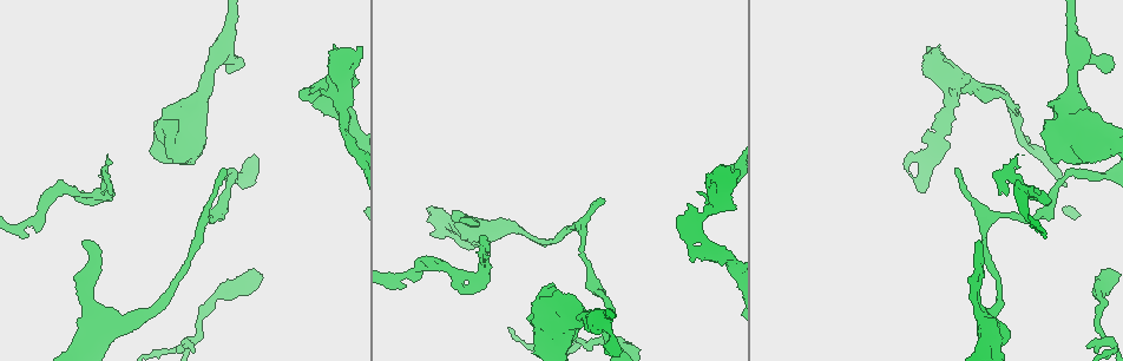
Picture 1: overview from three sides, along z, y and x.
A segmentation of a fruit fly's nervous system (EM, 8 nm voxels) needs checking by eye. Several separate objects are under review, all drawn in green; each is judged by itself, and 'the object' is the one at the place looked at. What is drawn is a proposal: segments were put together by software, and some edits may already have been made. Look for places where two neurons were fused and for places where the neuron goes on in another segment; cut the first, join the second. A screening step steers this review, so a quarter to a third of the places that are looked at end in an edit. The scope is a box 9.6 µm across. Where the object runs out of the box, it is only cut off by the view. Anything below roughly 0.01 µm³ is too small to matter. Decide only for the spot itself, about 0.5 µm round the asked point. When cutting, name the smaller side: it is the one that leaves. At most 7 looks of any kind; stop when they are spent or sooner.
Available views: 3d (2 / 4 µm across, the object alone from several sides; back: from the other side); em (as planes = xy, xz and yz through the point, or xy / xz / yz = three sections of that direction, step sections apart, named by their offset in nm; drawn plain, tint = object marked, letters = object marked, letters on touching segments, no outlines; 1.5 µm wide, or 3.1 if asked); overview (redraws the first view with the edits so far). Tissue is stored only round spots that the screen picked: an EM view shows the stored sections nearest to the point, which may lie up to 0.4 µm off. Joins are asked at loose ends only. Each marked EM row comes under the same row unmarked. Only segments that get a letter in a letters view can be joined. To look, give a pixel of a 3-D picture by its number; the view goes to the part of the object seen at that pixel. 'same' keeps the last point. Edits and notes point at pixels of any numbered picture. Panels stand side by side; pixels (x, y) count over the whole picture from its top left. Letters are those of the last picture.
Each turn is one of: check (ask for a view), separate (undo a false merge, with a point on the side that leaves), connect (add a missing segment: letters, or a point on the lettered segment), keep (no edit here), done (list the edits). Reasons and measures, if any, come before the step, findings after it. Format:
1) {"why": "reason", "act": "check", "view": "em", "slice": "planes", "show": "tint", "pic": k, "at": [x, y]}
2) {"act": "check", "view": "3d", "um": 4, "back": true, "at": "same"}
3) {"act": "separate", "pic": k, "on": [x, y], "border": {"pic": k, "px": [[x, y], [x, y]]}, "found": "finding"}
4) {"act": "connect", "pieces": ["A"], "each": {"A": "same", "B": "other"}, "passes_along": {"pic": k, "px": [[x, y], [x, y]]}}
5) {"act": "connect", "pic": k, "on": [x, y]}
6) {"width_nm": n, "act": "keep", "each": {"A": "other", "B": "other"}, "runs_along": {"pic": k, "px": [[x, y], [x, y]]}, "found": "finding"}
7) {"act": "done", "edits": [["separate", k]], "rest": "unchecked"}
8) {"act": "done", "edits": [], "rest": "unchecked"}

{"why": "an open end", "act": "check", "view": "em", "slice": "xy", "step": 4, "show": "tint", "pic": 1, "at": [455, 288]}

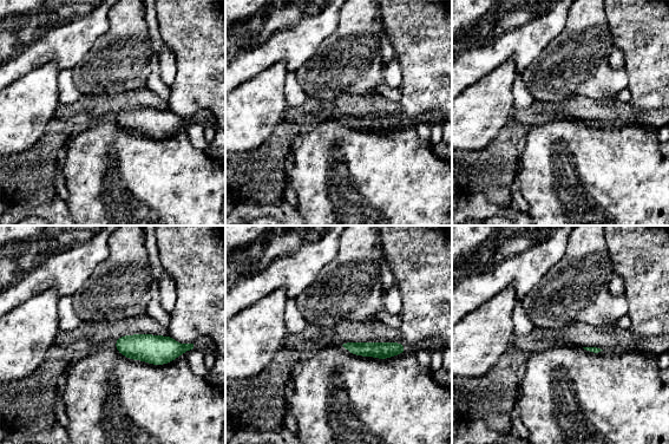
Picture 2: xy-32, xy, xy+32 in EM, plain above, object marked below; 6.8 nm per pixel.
{"act": "check", "view": "em", "slice": "planes", "show": "letters", "at": "same"}

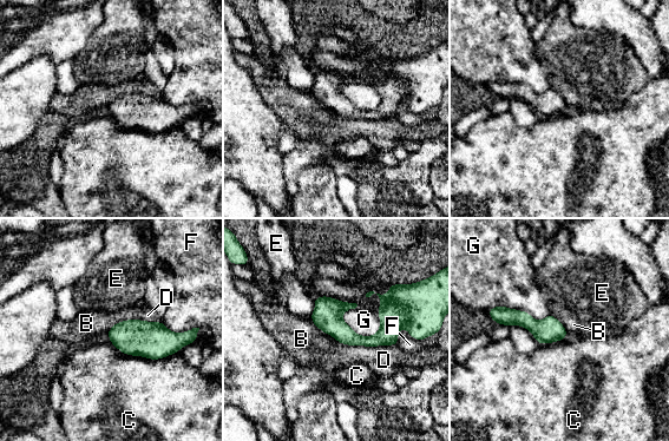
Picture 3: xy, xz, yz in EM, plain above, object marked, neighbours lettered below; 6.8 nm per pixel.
{"act": "keep", "each": {"B": "other", "C": "other", "D": "other", "E": "other", "F": "other", "G": "other"}, "border": {"pic": 3, "px": [[310, 321], [339, 342]]}, "found": "no lettered segment goes on from it"}

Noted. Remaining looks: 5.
{"why": "sharp bend", "act": "check", "view": "3d", "um": 2, "back": true, "pic": 1, "at": [236, 174]}

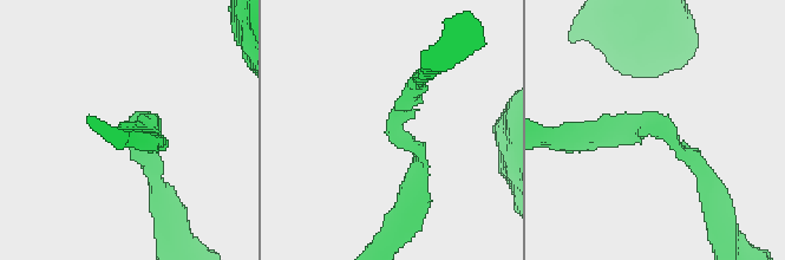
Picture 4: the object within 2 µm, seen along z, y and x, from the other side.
{"act": "check", "view": "em", "slice": "planes", "show": "letters", "pic": 4, "at": [396, 125]}

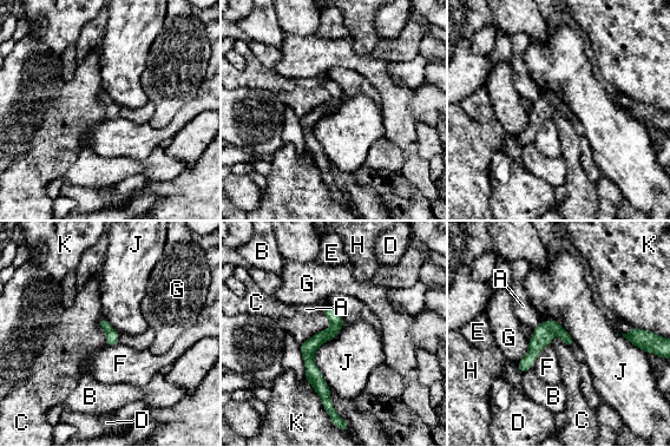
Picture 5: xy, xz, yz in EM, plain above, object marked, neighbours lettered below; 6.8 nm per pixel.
{"width_nm": 90, "longest_contact_nm": ["J", 480], "act": "keep", "each": {"A": "other", "B": "other", "C": "other", "D": "other", "E": "other", "F": "other", "G": "other", "H": "other", "J": "other", "K": "other"}, "found": "continuous, no second neuron"}

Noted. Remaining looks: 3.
{"why": "branch stops here", "act": "check", "view": "3d", "um": 2, "back": true, "pic": 1, "at": [1097, 351]}

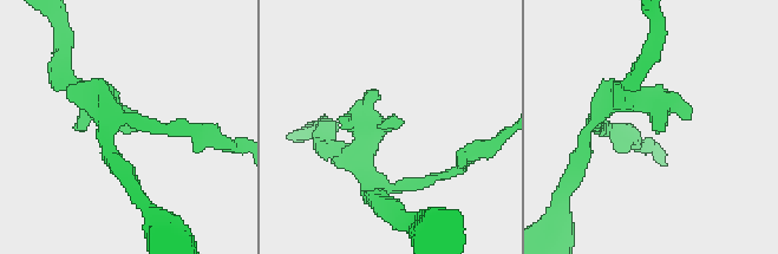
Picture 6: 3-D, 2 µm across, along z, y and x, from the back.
{"why": "shape alone is not enough", "act": "check", "view": "em", "slice": "planes", "show": "letters", "pic": 6, "at": [402, 118]}

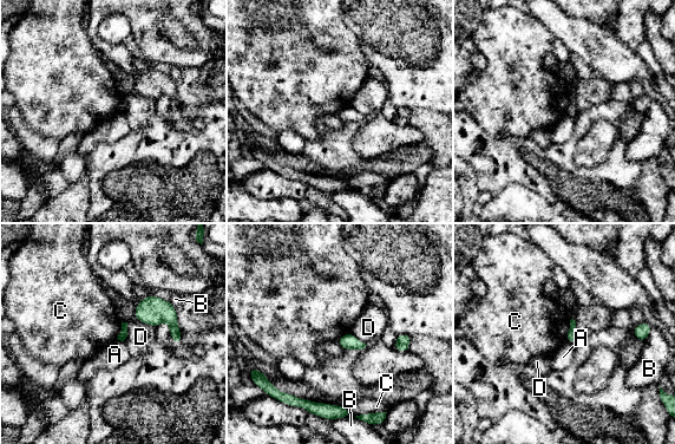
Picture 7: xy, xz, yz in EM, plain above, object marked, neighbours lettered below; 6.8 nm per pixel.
{"act": "keep", "each": {"A": "other", "B": "other", "C": "other", "D": "other"}, "border": {"pic": 7, "px": [[570, 320], [565, 339]]}, "found": "none of them fits"}

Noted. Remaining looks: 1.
{"act": "done", "edits": [], "rest": "unchecked"}

